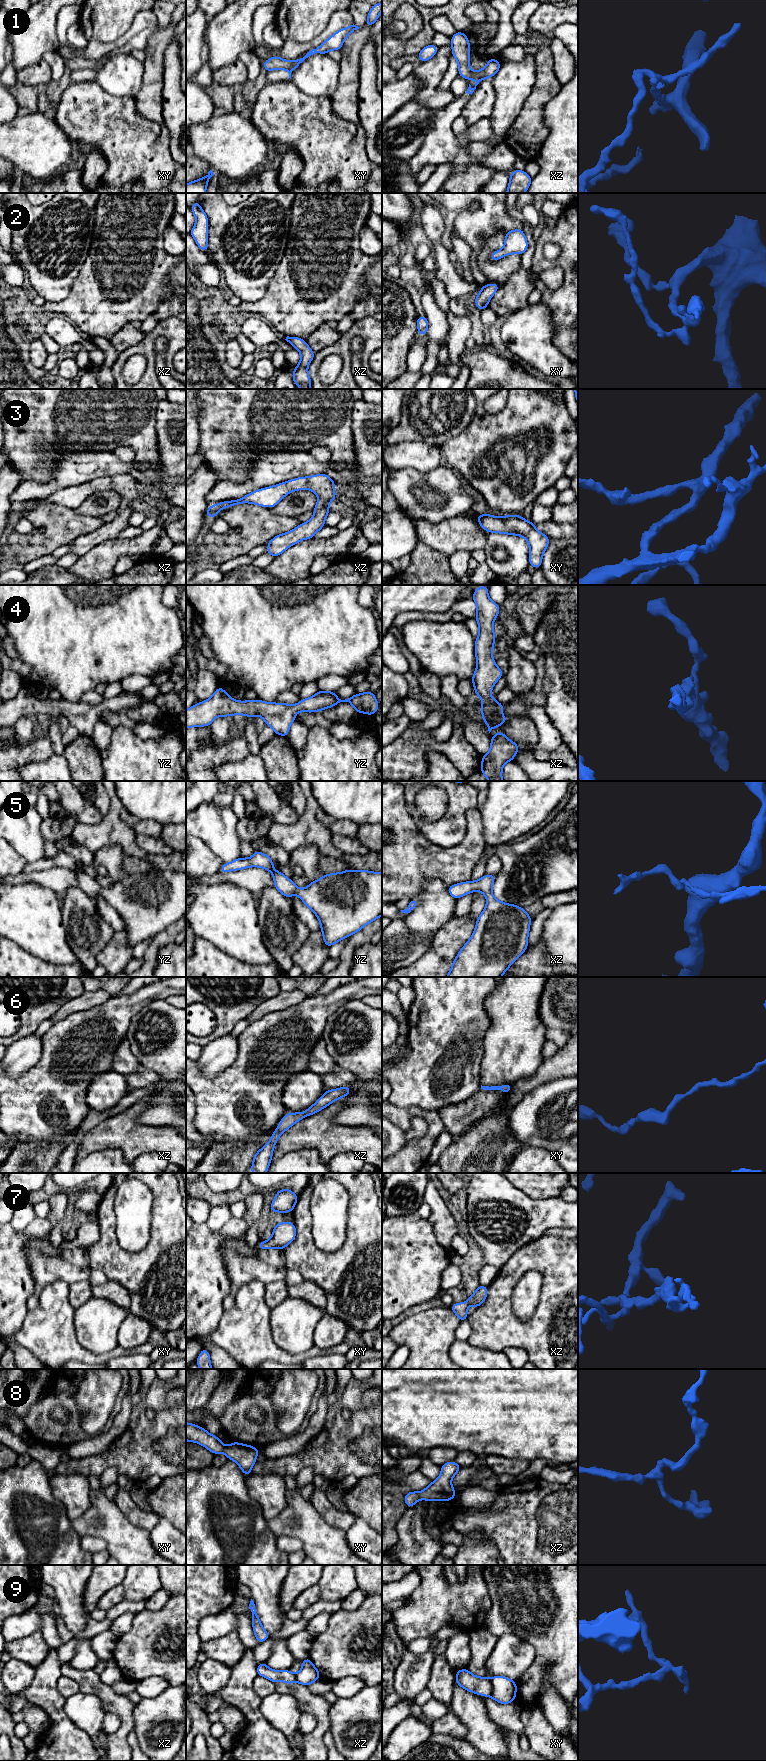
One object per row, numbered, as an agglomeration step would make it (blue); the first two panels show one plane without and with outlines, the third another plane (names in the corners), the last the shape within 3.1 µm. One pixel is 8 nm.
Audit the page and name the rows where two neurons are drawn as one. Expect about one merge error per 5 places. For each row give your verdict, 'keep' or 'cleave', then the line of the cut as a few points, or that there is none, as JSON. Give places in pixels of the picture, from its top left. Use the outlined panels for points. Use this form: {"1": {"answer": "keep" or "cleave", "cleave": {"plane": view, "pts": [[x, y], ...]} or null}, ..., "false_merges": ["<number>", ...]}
{"1": {"answer": "cleave", "cleave": {"plane": "xz", "pts": [[474, 77], [482, 78]]}}, "2": {"answer": "keep", "cleave": null}, "3": {"answer": "keep", "cleave": null}, "4": {"answer": "keep", "cleave": null}, "5": {"answer": "keep", "cleave": null}, "6": {"answer": "keep", "cleave": null}, "7": {"answer": "keep", "cleave": null}, "8": {"answer": "keep", "cleave": null}, "9": {"answer": "cleave", "cleave": {"plane": "xy", "pts": [[490, 1679], [492, 1687], [491, 1696]]}}, "false_merges": ["1", "9"]}

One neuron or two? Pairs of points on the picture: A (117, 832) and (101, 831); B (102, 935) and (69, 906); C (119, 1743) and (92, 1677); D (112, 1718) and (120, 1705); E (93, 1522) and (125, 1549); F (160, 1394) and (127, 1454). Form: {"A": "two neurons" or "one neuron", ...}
{"A": "one neuron", "B": "one neuron", "C": "one neuron", "D": "two neurons", "E": "one neuron", "F": "one neuron"}

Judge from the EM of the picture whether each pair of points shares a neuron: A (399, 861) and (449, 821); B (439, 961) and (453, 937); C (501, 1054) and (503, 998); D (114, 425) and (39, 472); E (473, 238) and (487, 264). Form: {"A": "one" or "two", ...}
{"A": "two", "B": "one", "C": "one", "D": "one", "E": "two"}

